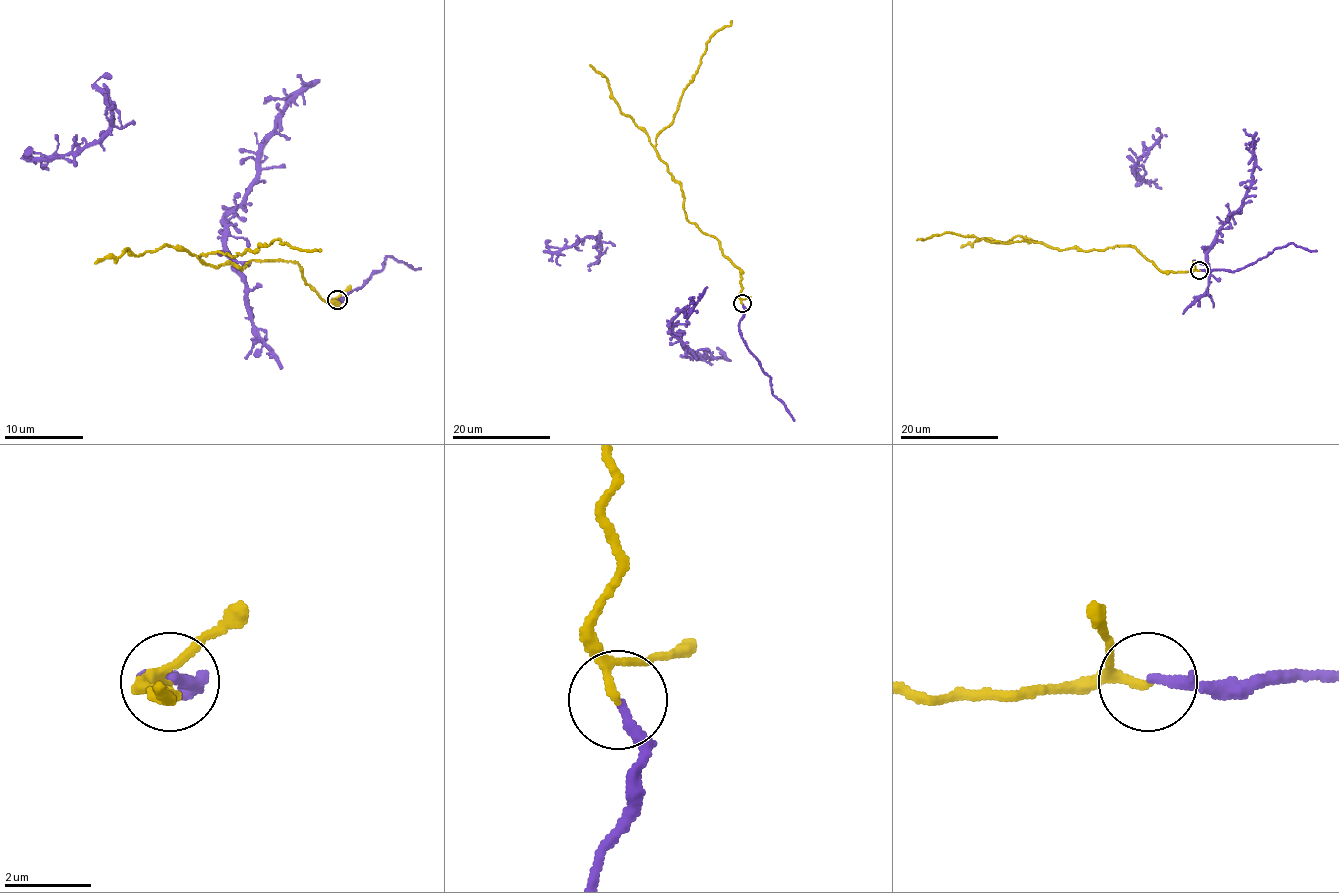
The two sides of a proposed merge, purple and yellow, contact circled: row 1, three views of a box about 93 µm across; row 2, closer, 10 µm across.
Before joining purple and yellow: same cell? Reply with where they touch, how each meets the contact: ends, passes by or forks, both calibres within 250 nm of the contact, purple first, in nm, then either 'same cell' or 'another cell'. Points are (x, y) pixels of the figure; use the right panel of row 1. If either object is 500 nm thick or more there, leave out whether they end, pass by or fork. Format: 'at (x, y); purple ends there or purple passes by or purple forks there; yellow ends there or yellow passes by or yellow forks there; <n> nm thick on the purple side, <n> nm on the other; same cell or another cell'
at (1199, 270); purple ends there; yellow passes by; 220 nm thick on the purple side, 140 nm on the other; same cell

